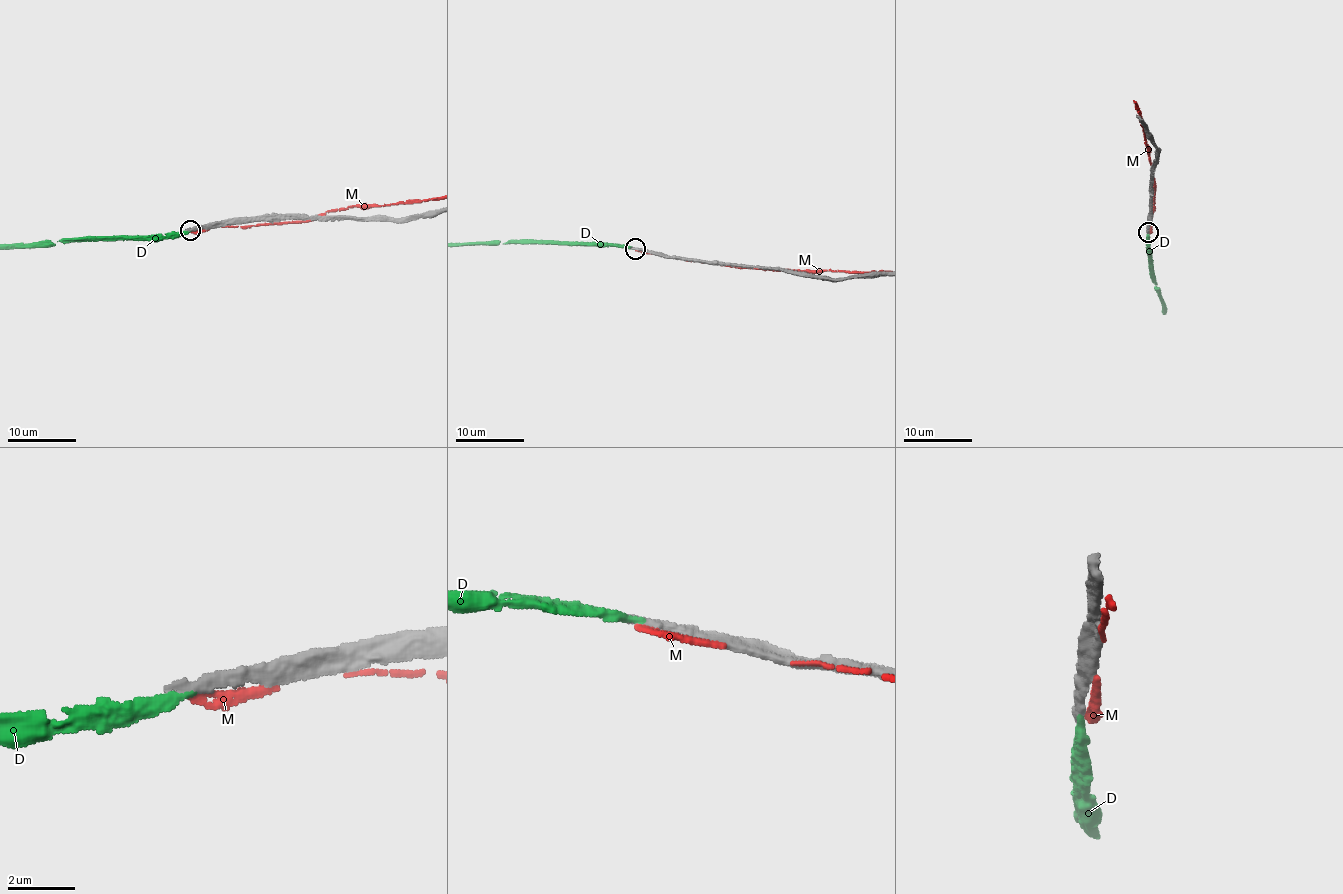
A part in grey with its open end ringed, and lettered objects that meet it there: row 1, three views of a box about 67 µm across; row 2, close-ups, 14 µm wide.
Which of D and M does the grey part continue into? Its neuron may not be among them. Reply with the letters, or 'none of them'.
D

